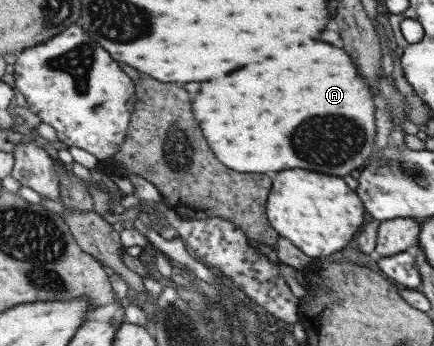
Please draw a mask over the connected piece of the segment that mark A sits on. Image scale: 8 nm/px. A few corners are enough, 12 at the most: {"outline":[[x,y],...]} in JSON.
{"outline":[[312,37],[202,83],[192,113],[238,173],[342,178],[374,95]]}

